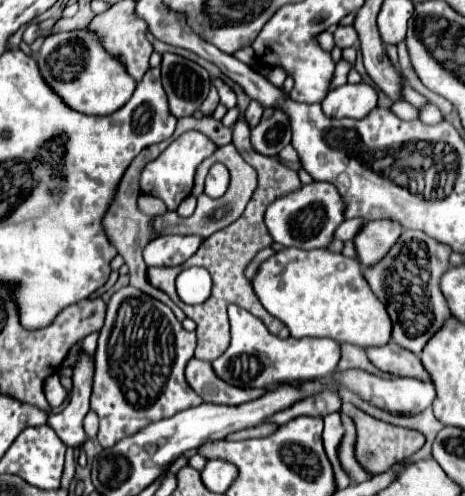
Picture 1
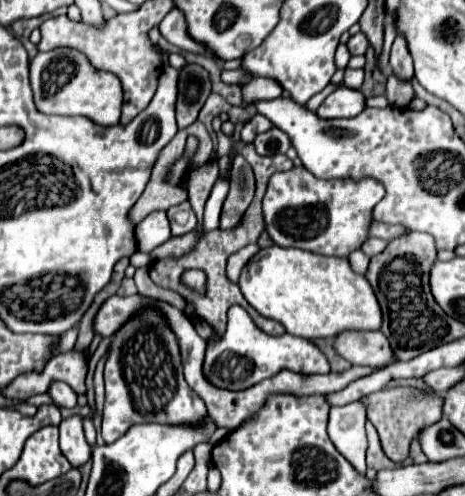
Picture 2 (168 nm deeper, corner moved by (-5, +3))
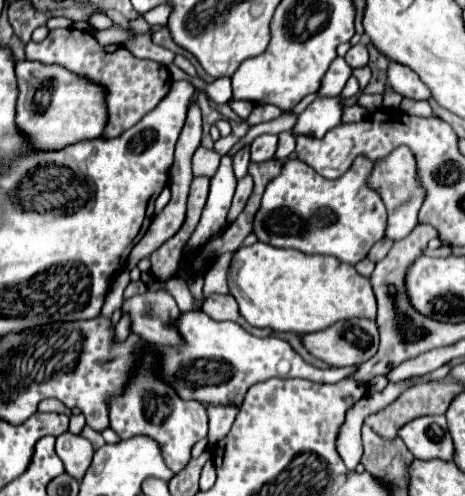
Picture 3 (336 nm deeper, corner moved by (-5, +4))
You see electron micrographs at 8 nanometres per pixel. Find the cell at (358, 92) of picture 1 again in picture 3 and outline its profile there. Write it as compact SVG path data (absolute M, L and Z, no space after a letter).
M323 96L307 106L307 110L299 116L293 134L309 134L309 136L325 136L331 128L343 122L343 100L341 96Z

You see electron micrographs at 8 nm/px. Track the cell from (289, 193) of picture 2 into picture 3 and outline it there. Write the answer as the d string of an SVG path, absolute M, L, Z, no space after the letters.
M363 156L337 180L319 176L299 158L285 160L281 174L265 188L261 208L255 216L255 236L271 246L295 248L305 254L329 254L341 262L357 264L383 238L387 226L383 198L369 186L371 172L373 162Z

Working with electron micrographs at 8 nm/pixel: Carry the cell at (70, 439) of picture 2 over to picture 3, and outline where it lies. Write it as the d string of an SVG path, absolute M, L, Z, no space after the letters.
M65 432L65 434L57 436L55 450L57 450L57 456L65 464L65 472L71 474L73 478L81 480L93 458L91 442L87 438L83 438L81 434Z

